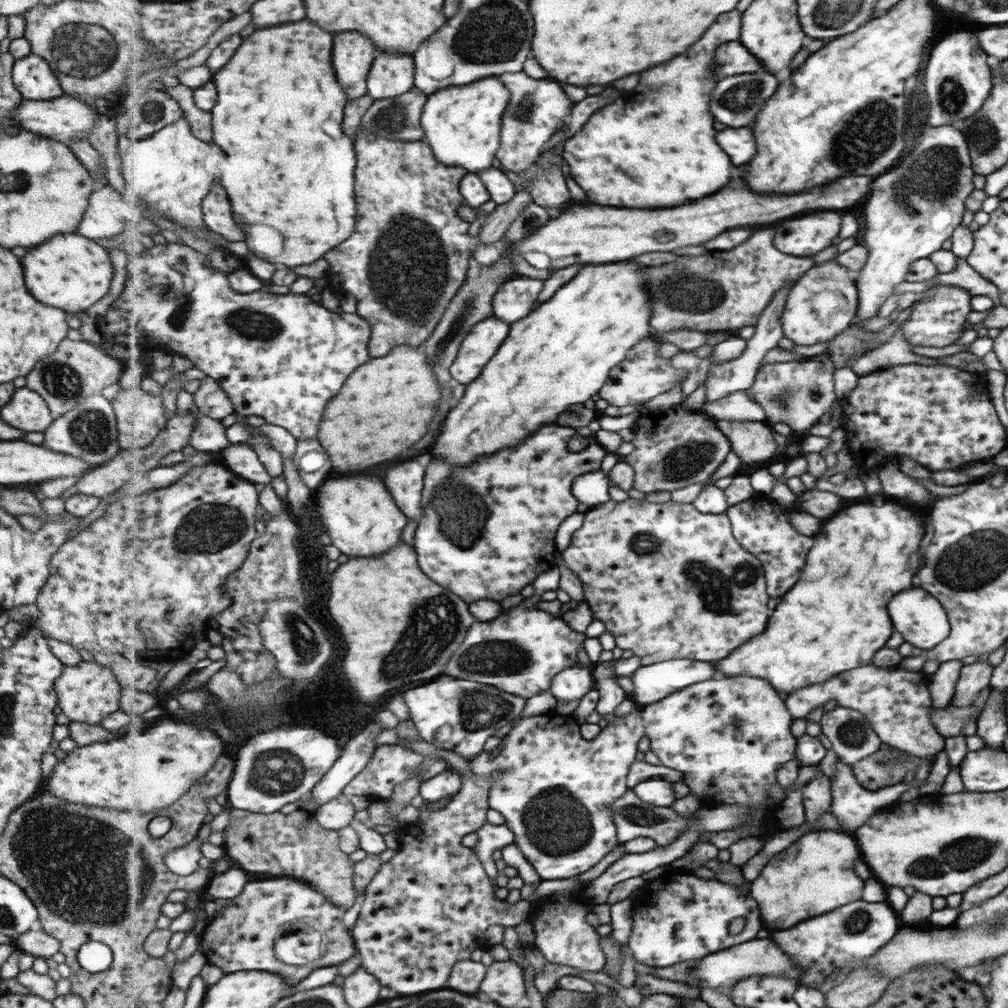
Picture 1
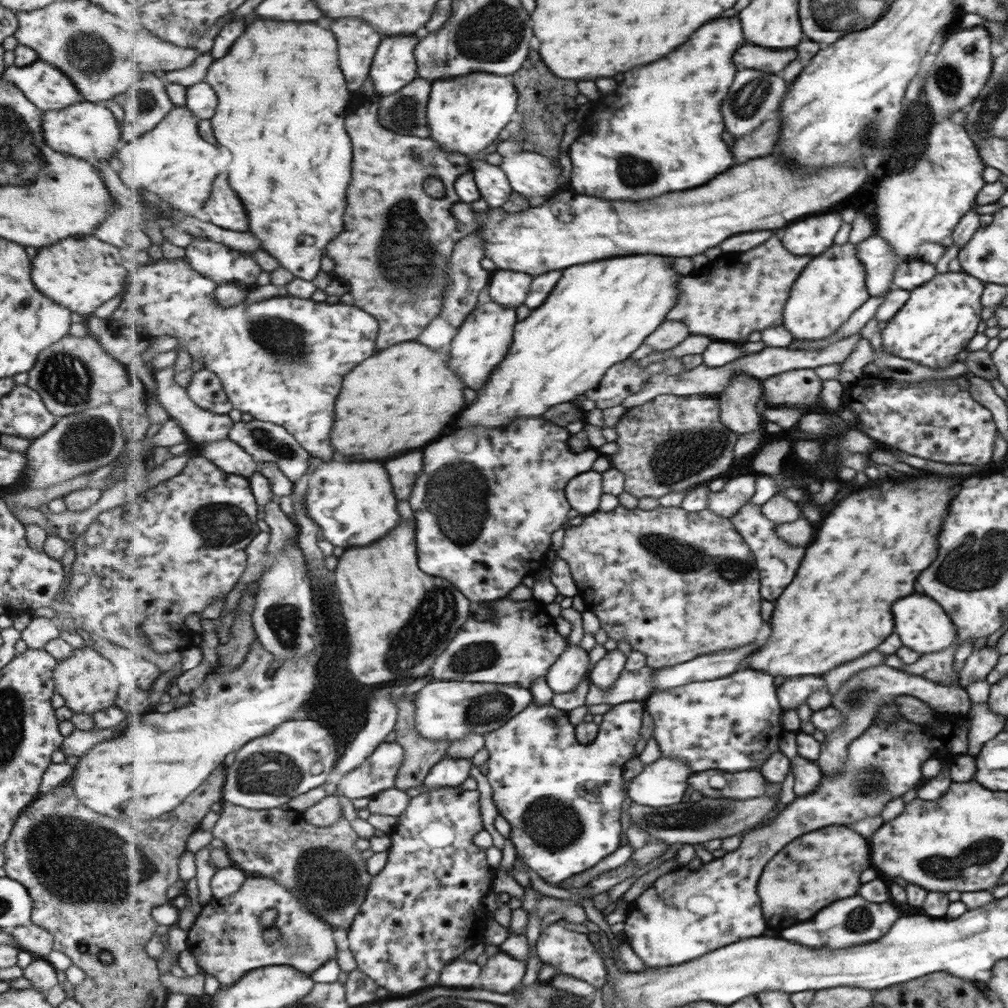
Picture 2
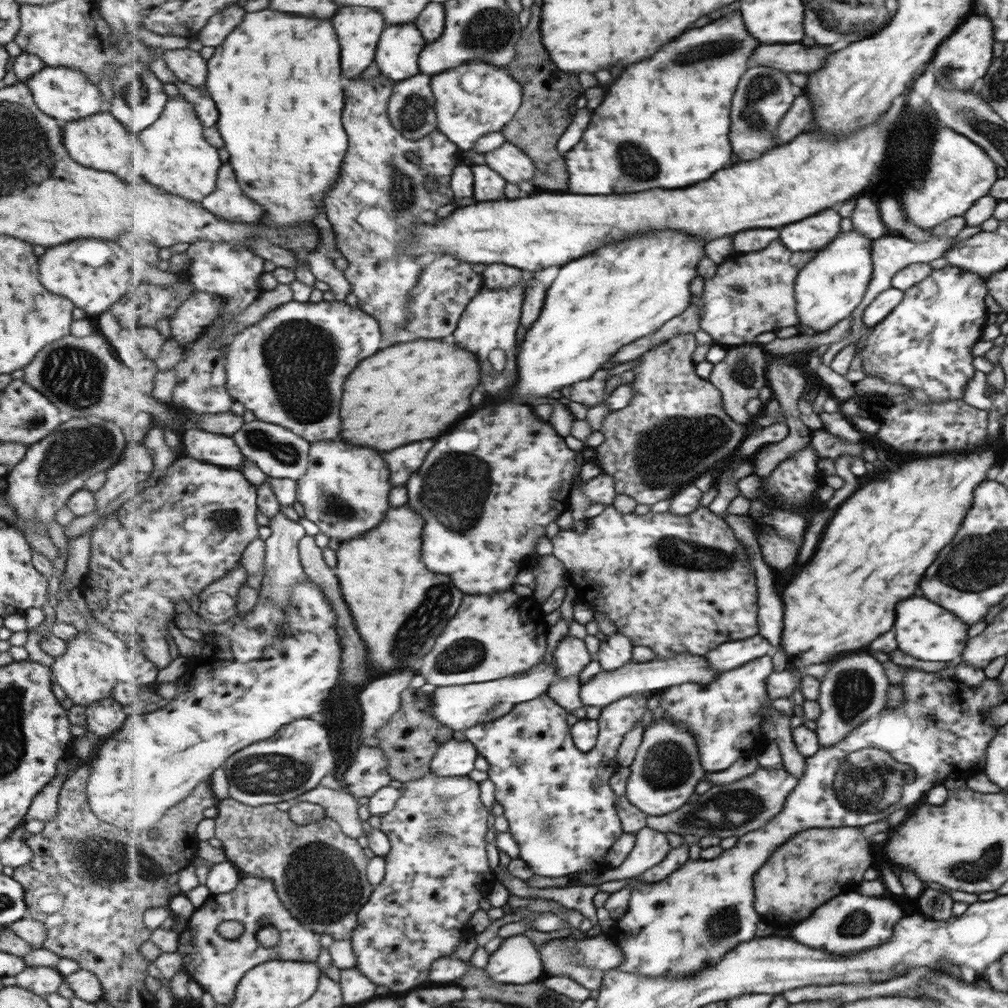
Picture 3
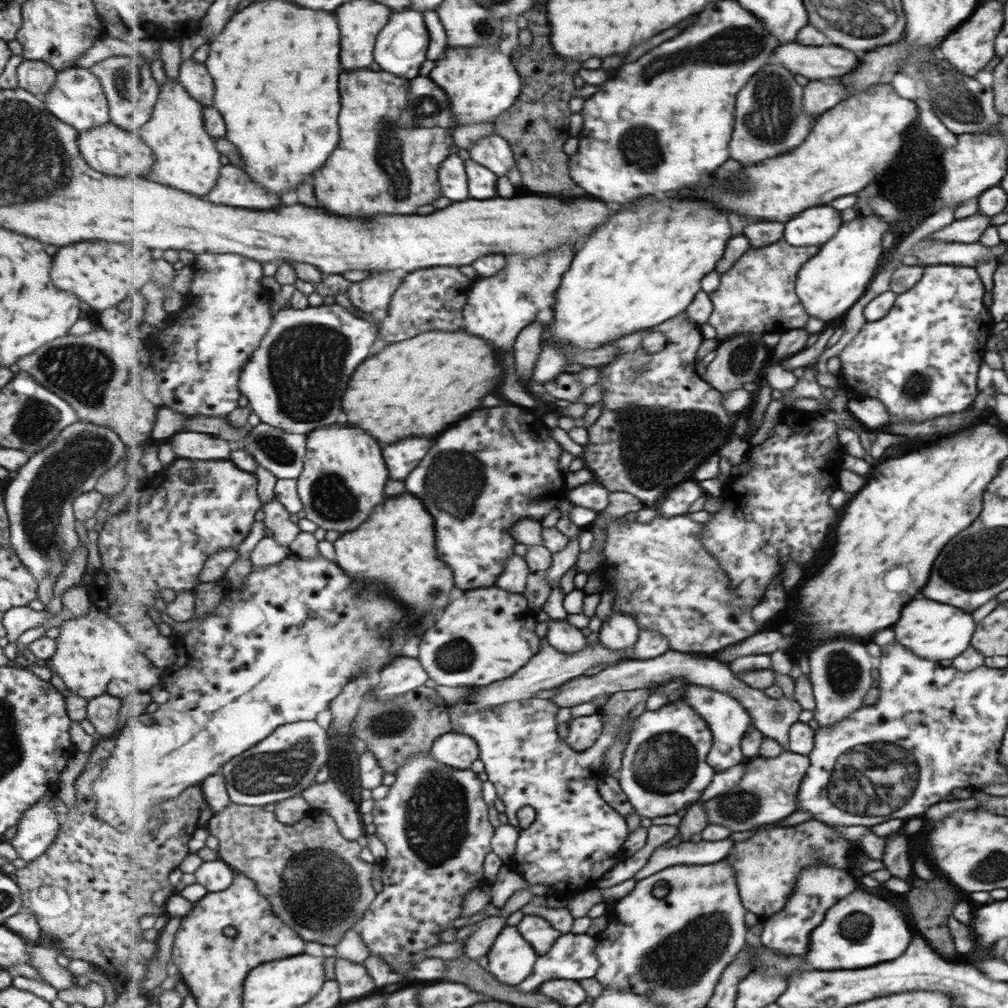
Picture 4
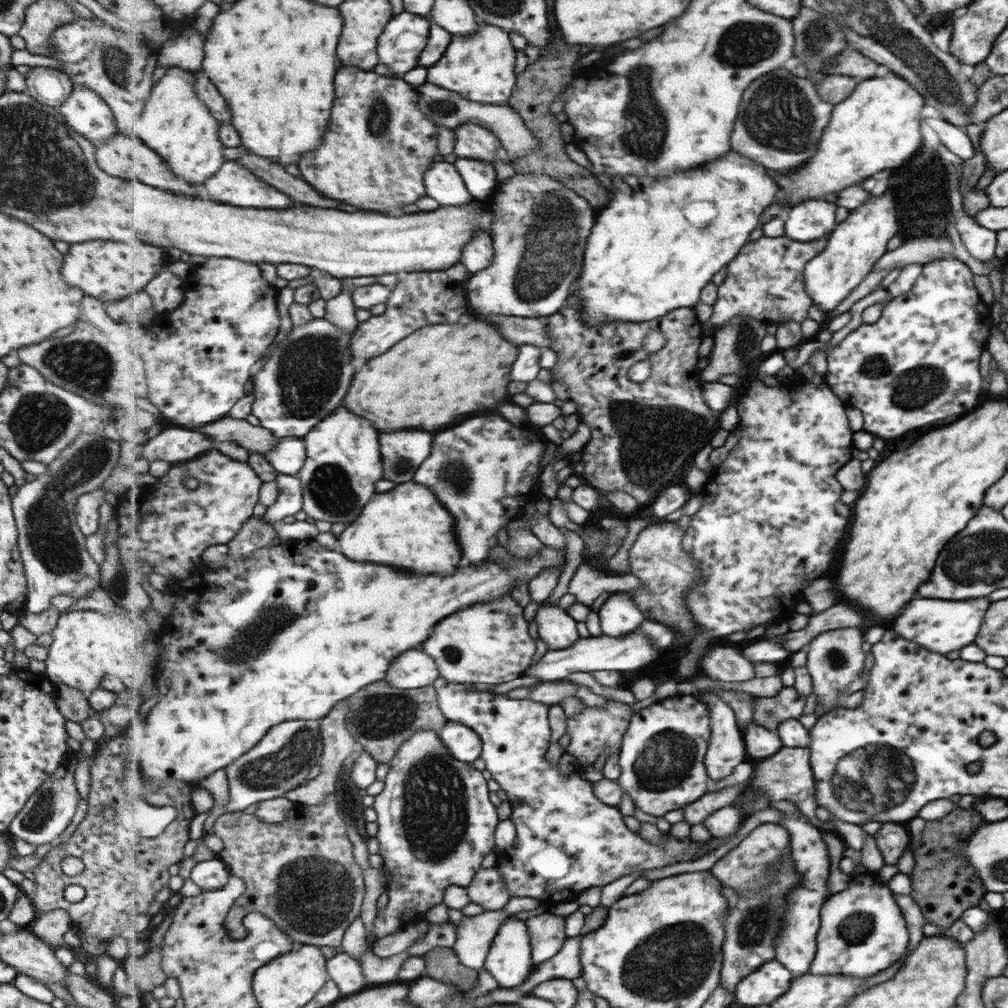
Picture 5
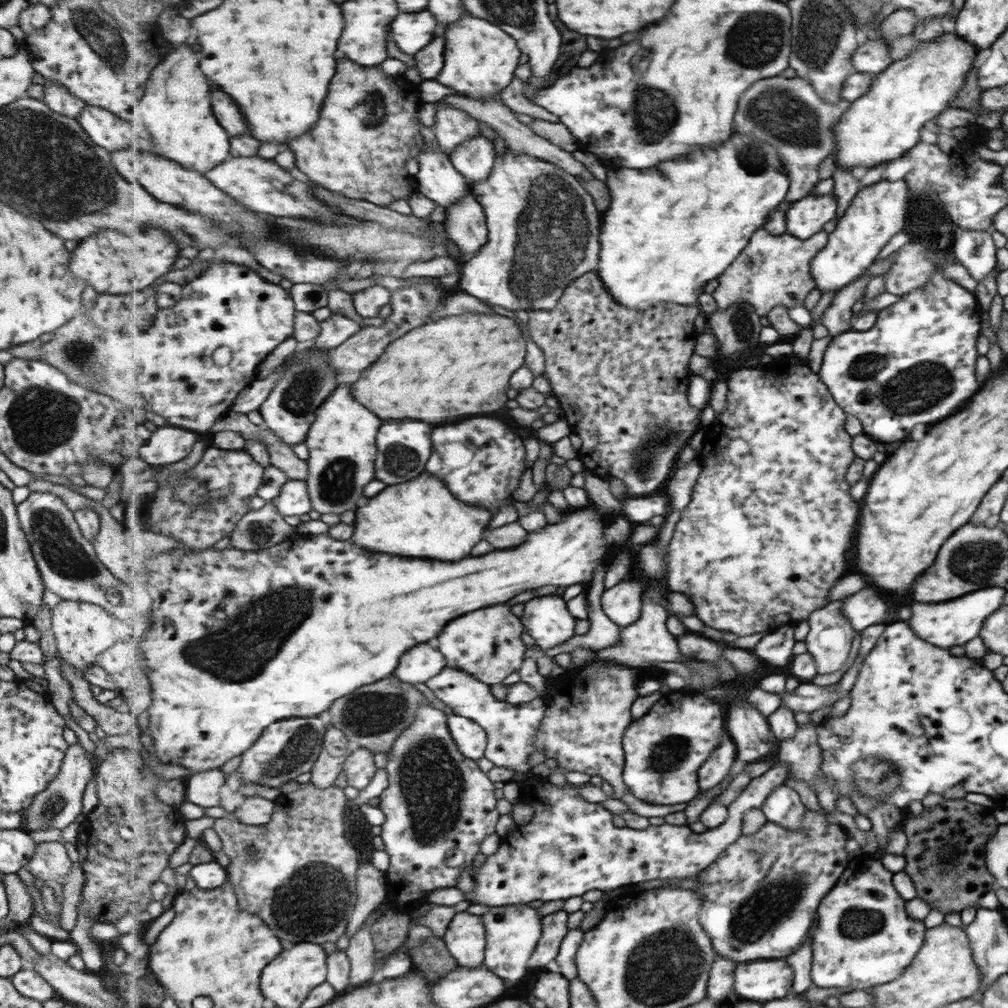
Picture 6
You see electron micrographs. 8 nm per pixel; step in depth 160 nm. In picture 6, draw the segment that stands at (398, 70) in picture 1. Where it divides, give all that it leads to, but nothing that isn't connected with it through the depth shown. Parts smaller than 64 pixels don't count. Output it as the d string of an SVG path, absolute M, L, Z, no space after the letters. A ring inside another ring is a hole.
M425 10L419 14L399 14L393 22L393 38L405 54L417 54L435 38L437 18Z

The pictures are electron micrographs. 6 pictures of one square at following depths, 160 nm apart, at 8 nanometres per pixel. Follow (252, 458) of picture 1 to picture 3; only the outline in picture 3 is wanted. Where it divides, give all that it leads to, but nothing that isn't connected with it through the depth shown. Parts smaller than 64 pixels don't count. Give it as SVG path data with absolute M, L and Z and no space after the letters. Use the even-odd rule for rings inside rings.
M187 430L181 441L185 444L187 456L203 462L213 462L222 467L242 470L247 460L234 438L222 434L209 434L203 430Z

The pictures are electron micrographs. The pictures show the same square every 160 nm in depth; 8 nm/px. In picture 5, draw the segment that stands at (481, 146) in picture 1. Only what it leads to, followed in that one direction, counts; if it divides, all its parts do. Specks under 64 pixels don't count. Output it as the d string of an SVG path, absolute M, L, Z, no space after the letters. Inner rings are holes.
M481 22L473 36L455 36L447 54L428 68L428 82L461 94L463 98L487 104L509 105L518 75L515 75L517 50L500 26Z

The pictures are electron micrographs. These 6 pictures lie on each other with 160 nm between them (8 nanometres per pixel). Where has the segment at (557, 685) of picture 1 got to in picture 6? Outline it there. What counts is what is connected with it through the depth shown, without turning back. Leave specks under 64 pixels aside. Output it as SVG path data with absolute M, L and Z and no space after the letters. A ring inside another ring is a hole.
M543 595L530 600L520 620L541 651L576 636L575 622L578 619L571 615L568 602L561 595Z

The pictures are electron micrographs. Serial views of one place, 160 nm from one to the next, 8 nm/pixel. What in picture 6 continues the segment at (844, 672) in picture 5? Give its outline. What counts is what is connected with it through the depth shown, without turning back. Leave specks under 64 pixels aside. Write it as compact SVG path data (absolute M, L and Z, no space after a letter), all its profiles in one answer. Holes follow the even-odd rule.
M844 599L831 601L807 618L809 632L803 642L806 652L814 658L816 674L839 670L849 654L855 631L839 610Z

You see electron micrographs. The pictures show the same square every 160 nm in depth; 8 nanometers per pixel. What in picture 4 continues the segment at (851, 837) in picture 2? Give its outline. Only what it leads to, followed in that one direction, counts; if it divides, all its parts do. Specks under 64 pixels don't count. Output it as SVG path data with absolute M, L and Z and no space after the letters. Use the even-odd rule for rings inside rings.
M809 819L790 827L759 829L748 839L736 843L726 860L736 872L745 908L765 919L785 908L796 889L796 878L805 865L821 862L850 872L851 864L855 862L851 856L859 853L859 848L855 850L853 845L857 842L851 844L851 840L843 840L825 823Z

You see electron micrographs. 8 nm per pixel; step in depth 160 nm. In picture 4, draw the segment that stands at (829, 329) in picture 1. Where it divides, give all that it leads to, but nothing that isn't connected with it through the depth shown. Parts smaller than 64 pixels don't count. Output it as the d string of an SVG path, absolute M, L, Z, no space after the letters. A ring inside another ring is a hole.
M878 216L853 218L853 222L849 220L841 230L837 230L837 238L833 238L833 242L821 246L821 254L817 254L817 258L809 258L809 262L805 262L805 270L801 270L801 278L797 278L797 294L801 294L800 302L805 302L808 316L826 323L847 313L875 275L883 247L882 236L888 229L889 223Z

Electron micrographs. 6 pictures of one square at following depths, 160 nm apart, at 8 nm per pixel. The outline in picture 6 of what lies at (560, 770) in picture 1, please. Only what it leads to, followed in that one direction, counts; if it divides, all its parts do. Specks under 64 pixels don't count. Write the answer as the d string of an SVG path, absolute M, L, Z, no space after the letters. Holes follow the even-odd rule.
M443 668L437 676L431 678L426 686L449 708L451 714L461 715L475 720L477 724L483 726L488 734L488 748L485 757L494 766L504 766L514 770L516 773L529 772L531 766L529 756L535 749L535 739L540 724L545 718L546 699L536 698L523 705L515 705L510 702L499 700L493 693L491 686L480 682L463 670L453 670L453 668ZM776 763L774 767L770 767L766 773L755 777L749 783L749 786L740 792L740 795L728 806L727 820L721 824L721 826L715 828L709 828L707 831L702 833L695 833L688 824L684 825L673 825L673 824L662 824L662 825L649 825L647 829L637 830L636 828L631 828L629 826L617 827L613 824L615 816L613 812L607 810L599 803L591 802L585 800L578 791L578 785L575 784L565 784L563 787L555 786L547 777L533 776L533 777L524 777L521 780L515 782L523 785L525 790L524 801L535 806L535 813L532 820L527 825L517 826L513 833L510 836L507 836L507 840L503 841L499 846L499 849L496 853L493 853L491 856L486 857L486 861L477 868L478 871L474 874L474 879L476 882L476 887L470 892L471 894L465 894L466 901L469 904L484 904L490 907L500 907L507 905L515 904L524 904L526 905L529 902L534 902L535 900L544 900L549 902L549 900L563 900L566 901L568 898L573 898L573 896L583 896L590 892L591 890L603 890L613 891L615 889L622 889L632 886L635 888L635 885L639 882L647 882L648 880L665 880L666 878L690 878L691 876L696 876L696 874L704 871L709 865L712 865L719 857L721 853L724 853L728 849L728 846L731 846L742 834L743 830L743 816L745 812L753 810L753 808L759 808L761 810L764 802L769 798L770 794L777 788L784 786L785 782L789 778L789 768L787 768L785 763Z

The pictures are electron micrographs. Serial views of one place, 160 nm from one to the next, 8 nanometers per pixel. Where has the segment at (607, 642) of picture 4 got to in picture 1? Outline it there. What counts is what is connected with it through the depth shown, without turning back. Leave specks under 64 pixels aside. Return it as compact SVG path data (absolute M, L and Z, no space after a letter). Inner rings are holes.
M615 660L603 661L592 665L594 682L600 692L600 701L598 702L596 712L598 714L614 714L615 709L627 698L628 692L619 686L615 674Z

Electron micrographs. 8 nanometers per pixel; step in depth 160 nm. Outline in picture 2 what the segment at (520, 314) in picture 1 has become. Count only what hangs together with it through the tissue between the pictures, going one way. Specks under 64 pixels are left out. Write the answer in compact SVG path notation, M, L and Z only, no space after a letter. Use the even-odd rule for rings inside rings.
M496 269L491 273L485 296L506 307L517 307L527 300L534 276L513 270Z

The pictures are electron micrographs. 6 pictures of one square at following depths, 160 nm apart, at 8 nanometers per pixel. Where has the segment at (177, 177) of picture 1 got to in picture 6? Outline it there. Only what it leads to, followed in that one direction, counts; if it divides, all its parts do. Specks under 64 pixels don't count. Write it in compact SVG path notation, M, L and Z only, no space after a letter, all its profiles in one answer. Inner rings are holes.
M191 44L174 46L167 58L155 66L146 83L149 94L143 95L139 106L130 106L130 115L143 122L157 146L157 155L202 173L232 157L231 136L213 114L211 80L201 72L199 56Z

